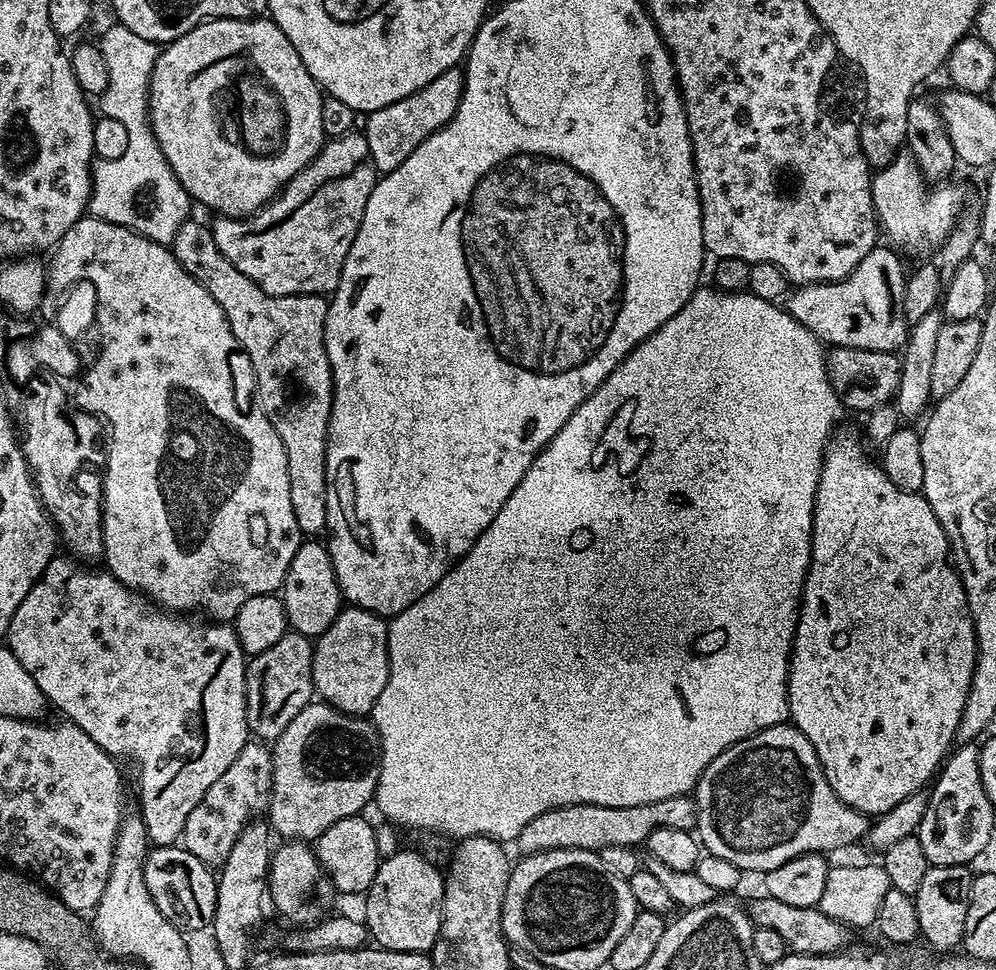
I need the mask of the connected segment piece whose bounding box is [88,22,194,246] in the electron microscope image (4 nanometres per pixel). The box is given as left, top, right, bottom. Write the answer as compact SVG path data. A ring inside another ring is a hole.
M119 22L112 24L98 42L110 70L110 82L104 95L104 114L122 122L129 142L122 156L93 161L88 212L99 220L126 226L168 246L181 226L190 219L191 212L188 211L194 208L194 204L182 182L178 182L174 170L170 170L170 162L166 162L166 154L162 154L158 138L154 138L150 112L146 107L158 46L146 38L138 38L138 34Z

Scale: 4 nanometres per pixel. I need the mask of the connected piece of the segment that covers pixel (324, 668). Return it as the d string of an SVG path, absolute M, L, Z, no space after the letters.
M355 606L341 607L339 614L321 636L315 637L312 649L312 686L323 703L334 706L351 716L367 717L376 705L382 686L388 677L388 620L370 610Z

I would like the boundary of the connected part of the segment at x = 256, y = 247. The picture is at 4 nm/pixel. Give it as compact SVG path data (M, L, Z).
M353 130L344 136L331 137L319 154L257 212L243 218L217 215L216 221L210 224L214 242L218 242L218 250L222 250L222 254L230 258L230 262L234 262L234 266L238 266L238 270L242 270L242 274L246 274L246 278L253 280L266 294L331 294L336 291L346 254L350 254L362 214L366 214L366 198L370 198L370 190L374 190L377 179L378 173L370 158L370 146L363 134Z

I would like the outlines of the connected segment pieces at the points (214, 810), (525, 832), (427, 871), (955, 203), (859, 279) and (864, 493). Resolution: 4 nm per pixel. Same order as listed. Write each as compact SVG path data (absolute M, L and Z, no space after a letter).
M264 742L244 744L238 758L234 758L234 762L230 762L230 770L226 770L226 774L222 774L222 778L218 778L218 782L214 782L214 786L210 786L210 790L206 790L202 802L198 802L198 806L194 806L194 810L190 810L190 818L186 818L184 827L182 847L206 865L219 866L223 864L224 859L230 854L230 846L234 846L234 842L240 831L244 829L245 824L253 819L254 814L263 813L267 809L268 798L271 794L272 753L269 745Z
M691 795L662 798L662 802L650 802L642 806L594 806L593 804L575 804L562 806L554 810L546 810L546 814L538 814L538 818L526 822L522 830L516 835L514 847L520 851L521 857L533 856L539 852L549 852L559 848L581 848L587 852L599 853L604 847L626 847L635 849L636 844L643 845L648 835L656 828L673 828L683 832L692 832L696 826L696 802Z
M396 852L393 856L385 855L381 859L378 866L378 874L374 874L374 882L368 887L364 900L364 914L362 914L362 920L367 925L367 929L370 933L371 939L375 941L381 948L389 948L395 952L427 952L431 953L432 947L436 944L436 939L440 936L440 923L442 922L442 902L444 901L444 881L446 879L445 873L440 872L432 864L427 864L422 857L416 852Z
M897 154L885 168L879 169L872 177L872 205L876 211L879 231L883 233L883 235L885 232L889 240L887 240L887 243L901 253L935 253L947 236L951 234L953 228L957 226L957 221L961 219L960 203L962 203L963 200L963 190L955 188L952 182L944 182L939 186L930 186L929 181L924 179L916 163L912 161L911 155L908 154Z
M877 246L854 271L841 280L831 280L828 284L806 284L797 287L787 297L786 311L806 330L815 334L816 339L837 348L857 348L858 350L882 350L896 352L903 349L908 338L910 324L904 319L904 281L906 267L891 247Z
M840 432L828 441L824 450L824 464L814 498L812 511L812 560L808 564L808 577L800 598L800 619L796 621L796 636L792 639L792 658L788 662L788 715L791 723L814 746L820 759L830 790L854 810L875 818L886 810L898 806L902 798L910 798L921 791L937 775L956 740L958 722L966 706L968 687L976 665L976 635L972 615L968 612L968 599L964 584L950 559L948 535L942 522L934 514L930 502L920 492L898 490L885 474L883 467L864 453L861 433Z

